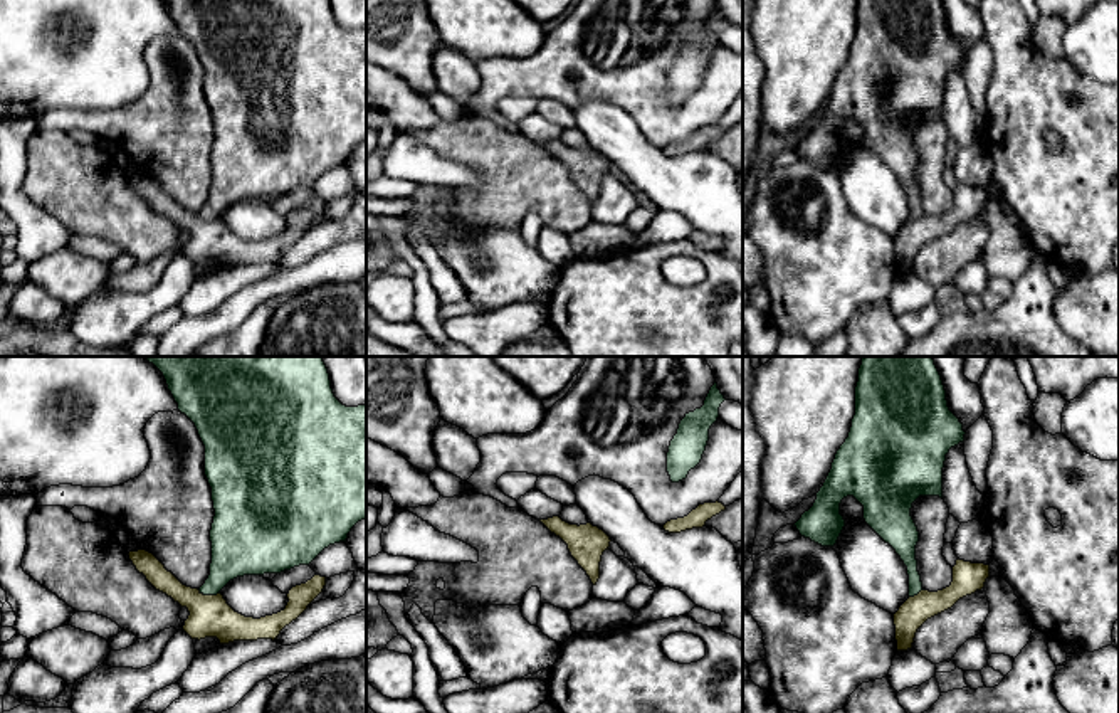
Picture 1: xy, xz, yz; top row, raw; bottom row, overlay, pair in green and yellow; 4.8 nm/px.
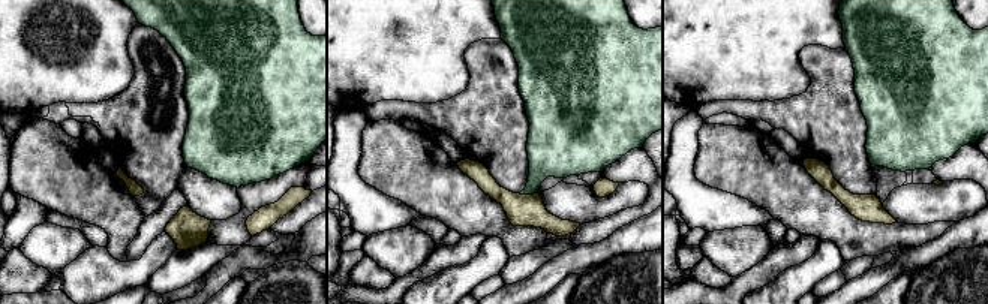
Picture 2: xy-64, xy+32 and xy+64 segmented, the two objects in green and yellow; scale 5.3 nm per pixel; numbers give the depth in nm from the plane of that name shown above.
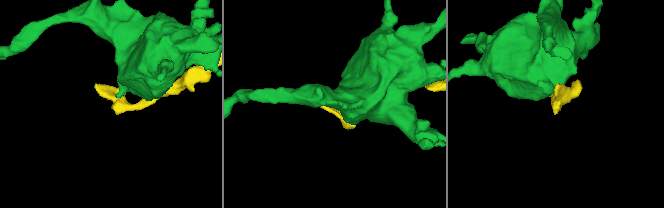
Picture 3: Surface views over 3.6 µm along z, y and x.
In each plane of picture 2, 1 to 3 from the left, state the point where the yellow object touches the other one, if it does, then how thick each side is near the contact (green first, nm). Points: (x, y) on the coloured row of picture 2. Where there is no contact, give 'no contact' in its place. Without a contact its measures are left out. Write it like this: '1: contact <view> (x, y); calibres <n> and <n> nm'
1: no contact
2: contact xy+32 (528, 193); calibres 260 and 180 nm
3: no contact

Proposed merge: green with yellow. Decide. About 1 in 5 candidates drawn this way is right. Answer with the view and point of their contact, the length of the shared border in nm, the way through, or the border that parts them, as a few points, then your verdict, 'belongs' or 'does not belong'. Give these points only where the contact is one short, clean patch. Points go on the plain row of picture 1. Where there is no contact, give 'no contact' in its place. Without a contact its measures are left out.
contact xy (209, 217); length 110 nm; border xy (197, 212), (204, 217), (219, 217); does not belong

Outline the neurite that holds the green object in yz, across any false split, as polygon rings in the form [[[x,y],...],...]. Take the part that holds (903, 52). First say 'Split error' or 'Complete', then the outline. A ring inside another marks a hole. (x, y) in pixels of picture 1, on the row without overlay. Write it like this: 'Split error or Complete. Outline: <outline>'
Complete. Outline: [[[859,0],[855,39],[813,129],[793,148],[801,160],[833,170],[845,150],[840,126],[854,119],[864,129],[865,146],[907,190],[909,220],[922,212],[917,195],[917,150],[911,140],[919,119],[943,121],[943,91],[951,71],[964,64],[959,42],[949,34],[941,0]]]

